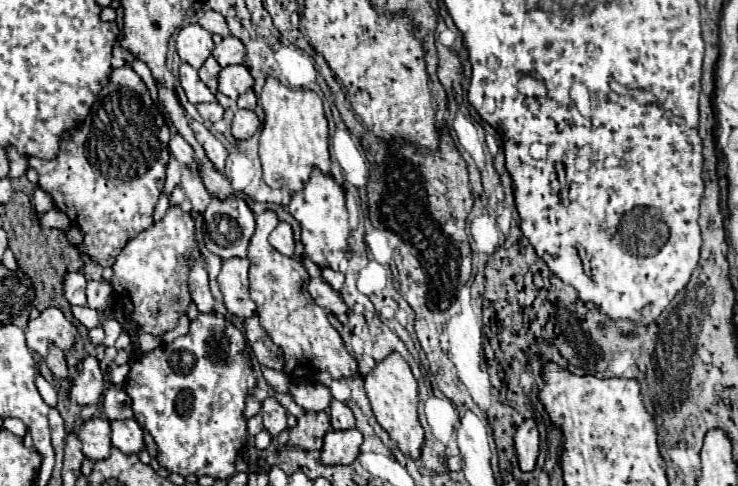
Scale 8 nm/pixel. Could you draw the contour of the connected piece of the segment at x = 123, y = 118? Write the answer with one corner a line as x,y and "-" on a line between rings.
124,65
112,71
110,83
100,91
98,101
92,105
90,115
80,125
80,129
74,129
64,135
56,159
44,161
38,157
28,157
28,165
38,173
38,187
50,193
54,205
68,217
74,217
72,223
76,223
82,229
84,243
80,245
80,251
90,255
102,267
114,265
116,257
126,247
126,243
152,225
152,211
162,193
166,165
170,159
168,151
170,133
166,133
164,141
162,139
164,125
166,119
152,101
148,87
130,65

